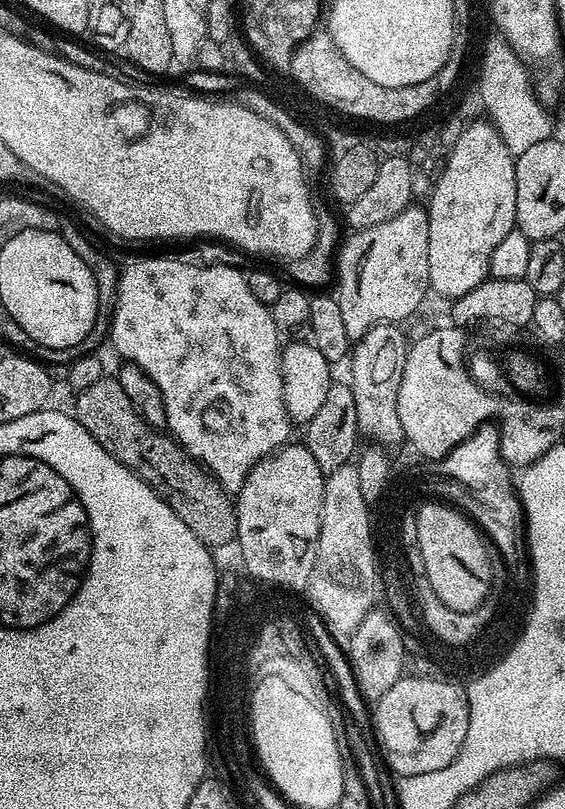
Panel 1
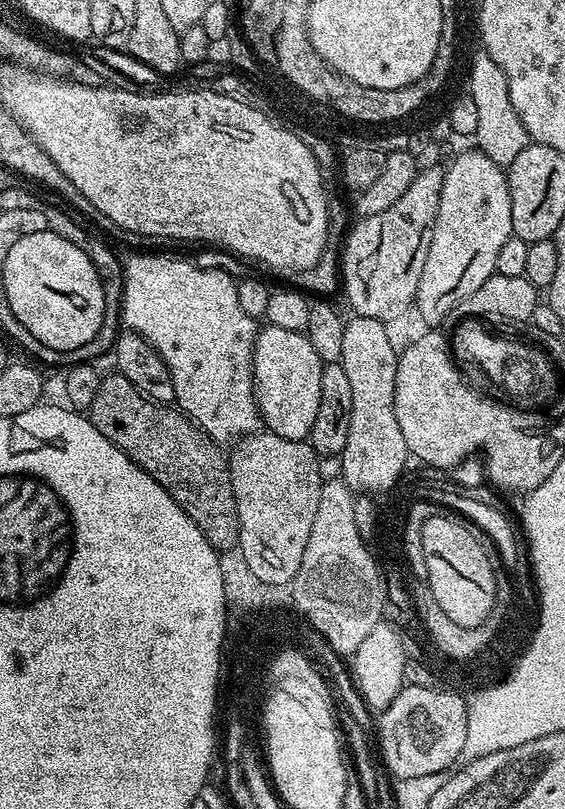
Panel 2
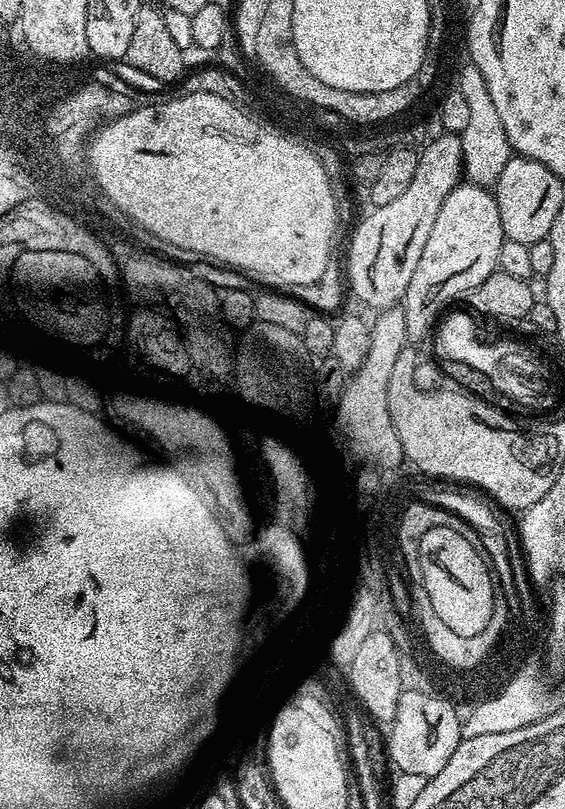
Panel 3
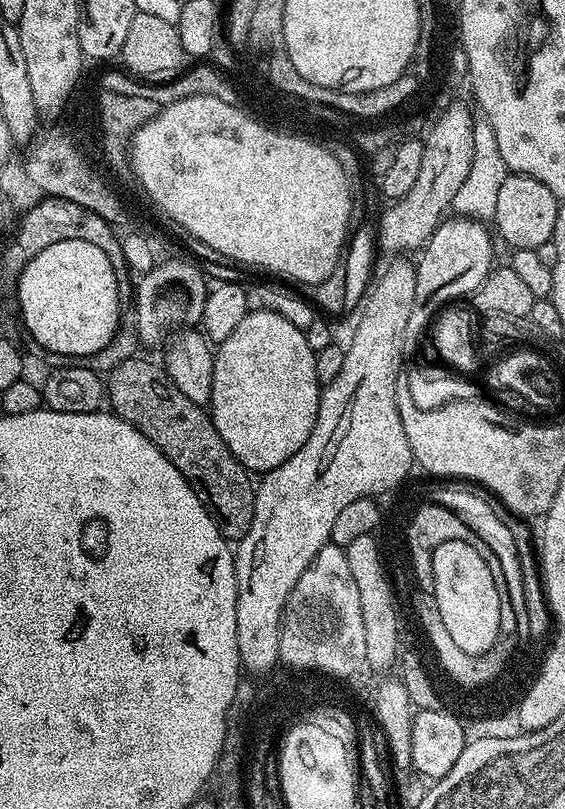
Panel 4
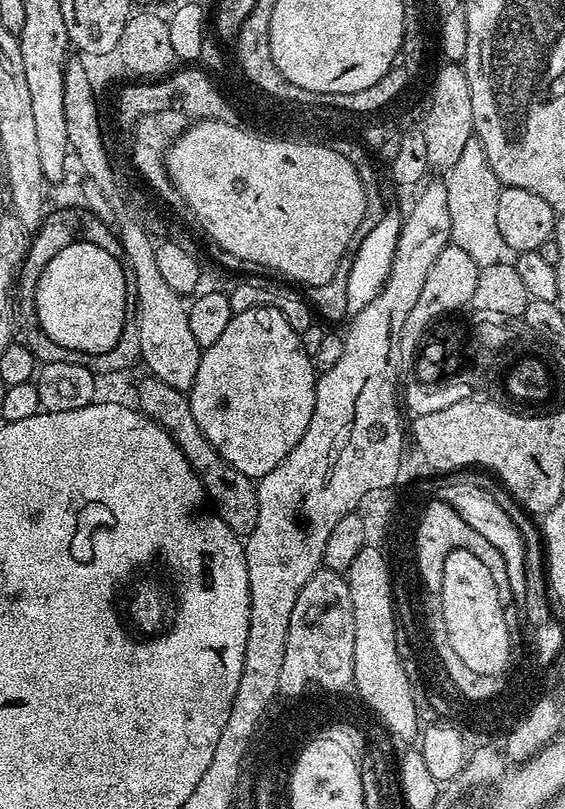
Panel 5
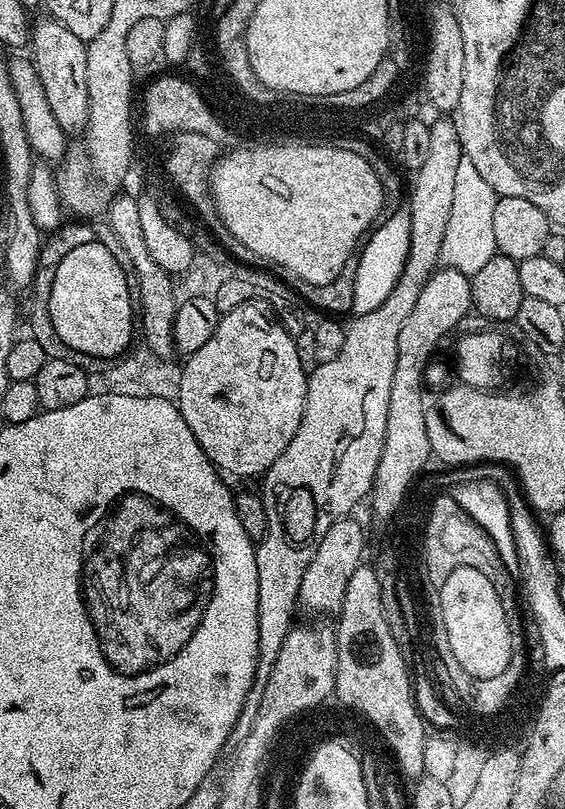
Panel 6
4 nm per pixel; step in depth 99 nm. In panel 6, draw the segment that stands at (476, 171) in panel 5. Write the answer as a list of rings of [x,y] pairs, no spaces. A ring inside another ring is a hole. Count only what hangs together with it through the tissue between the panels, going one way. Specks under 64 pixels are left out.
[[[461,158],[454,181],[454,203],[450,209],[450,222],[446,225],[446,238],[442,238],[440,264],[445,268],[453,268],[468,277],[478,274],[490,258],[497,255],[494,242],[494,206],[497,194],[478,174],[474,162]]]

